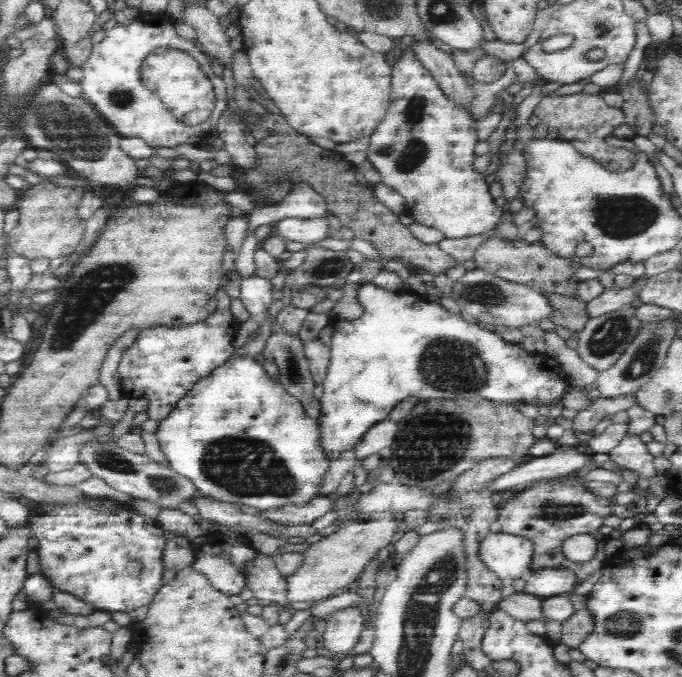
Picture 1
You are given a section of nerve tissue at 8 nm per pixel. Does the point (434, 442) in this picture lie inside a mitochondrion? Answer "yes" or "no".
yes

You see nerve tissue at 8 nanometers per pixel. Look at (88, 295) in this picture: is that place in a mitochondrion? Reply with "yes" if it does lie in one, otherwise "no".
yes

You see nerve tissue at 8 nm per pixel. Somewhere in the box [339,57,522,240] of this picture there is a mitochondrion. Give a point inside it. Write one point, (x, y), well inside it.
(414, 153)

